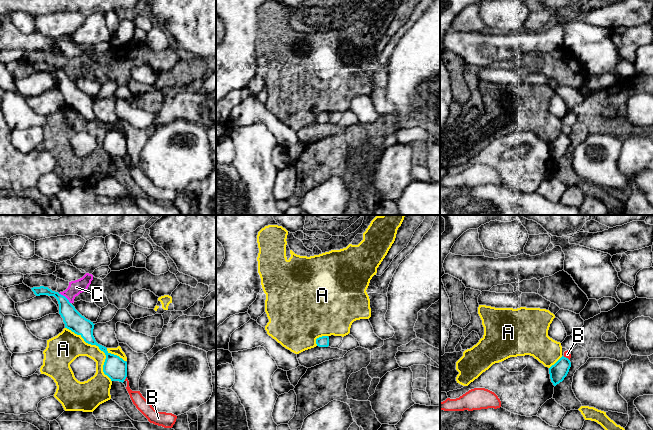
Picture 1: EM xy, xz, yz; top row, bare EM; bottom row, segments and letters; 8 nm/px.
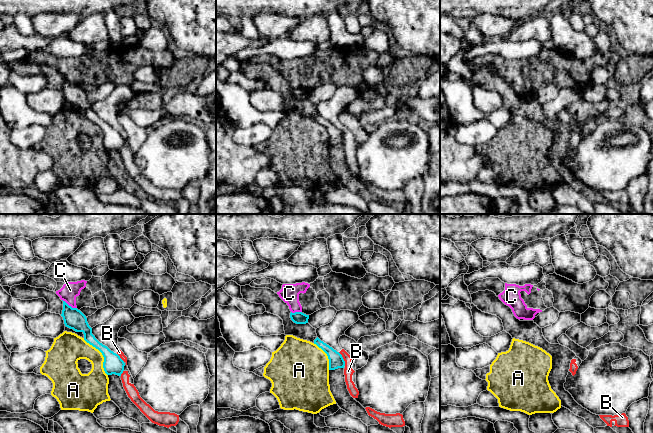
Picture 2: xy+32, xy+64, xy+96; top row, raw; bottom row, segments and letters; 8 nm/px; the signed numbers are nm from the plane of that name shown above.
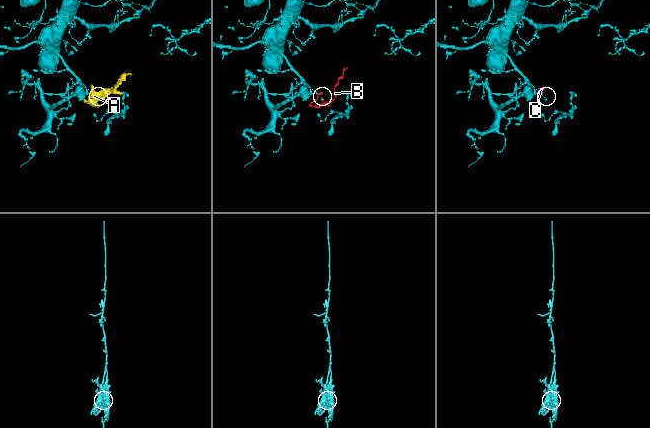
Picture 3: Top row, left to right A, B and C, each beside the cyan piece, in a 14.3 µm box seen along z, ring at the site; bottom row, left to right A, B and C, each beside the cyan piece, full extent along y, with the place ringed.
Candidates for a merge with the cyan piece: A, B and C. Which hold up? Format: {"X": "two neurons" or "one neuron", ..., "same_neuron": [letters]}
{"A": "two neurons", "B": "two neurons", "C": "two neurons", "same_neuron": []}

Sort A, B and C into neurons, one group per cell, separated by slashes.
A / B / C

